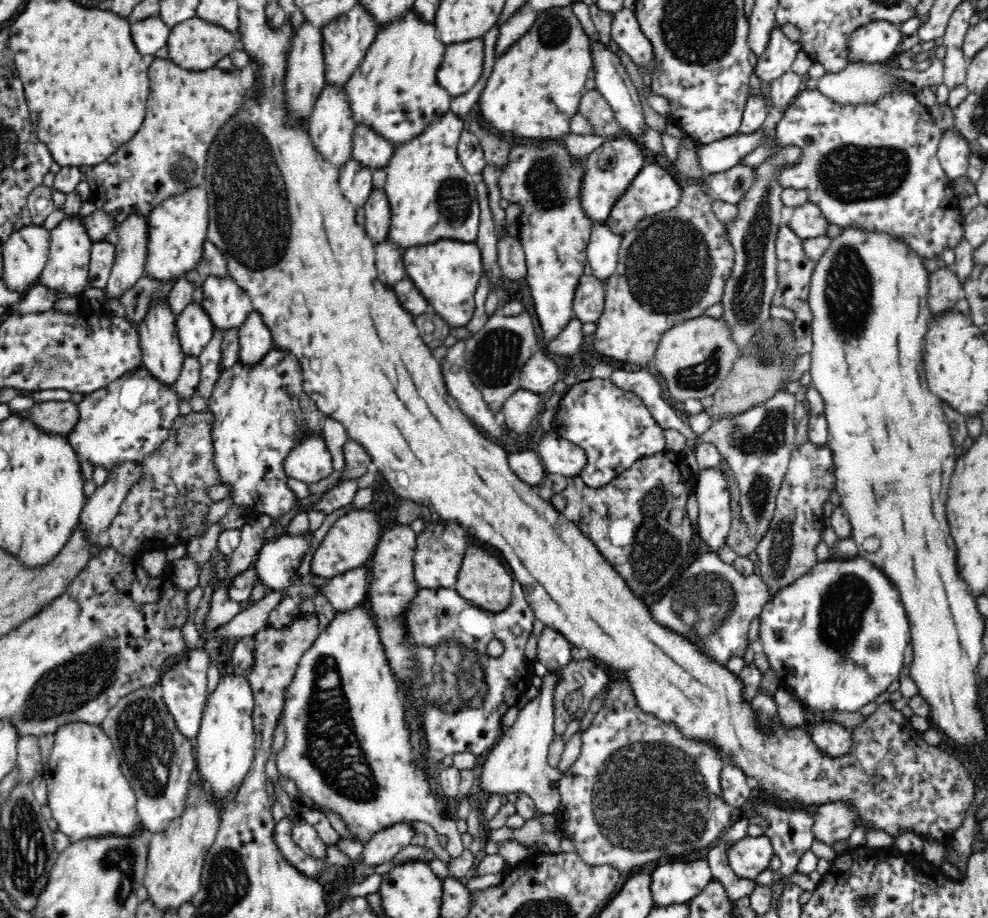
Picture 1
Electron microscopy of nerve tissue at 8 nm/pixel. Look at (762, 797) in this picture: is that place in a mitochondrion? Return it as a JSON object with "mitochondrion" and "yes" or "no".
{"mitochondrion":"no"}

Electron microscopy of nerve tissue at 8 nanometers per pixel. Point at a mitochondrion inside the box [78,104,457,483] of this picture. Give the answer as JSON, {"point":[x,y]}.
{"point":[252,217]}

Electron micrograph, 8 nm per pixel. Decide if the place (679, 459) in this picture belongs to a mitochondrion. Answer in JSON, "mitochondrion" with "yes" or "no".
{"mitochondrion":"no"}

